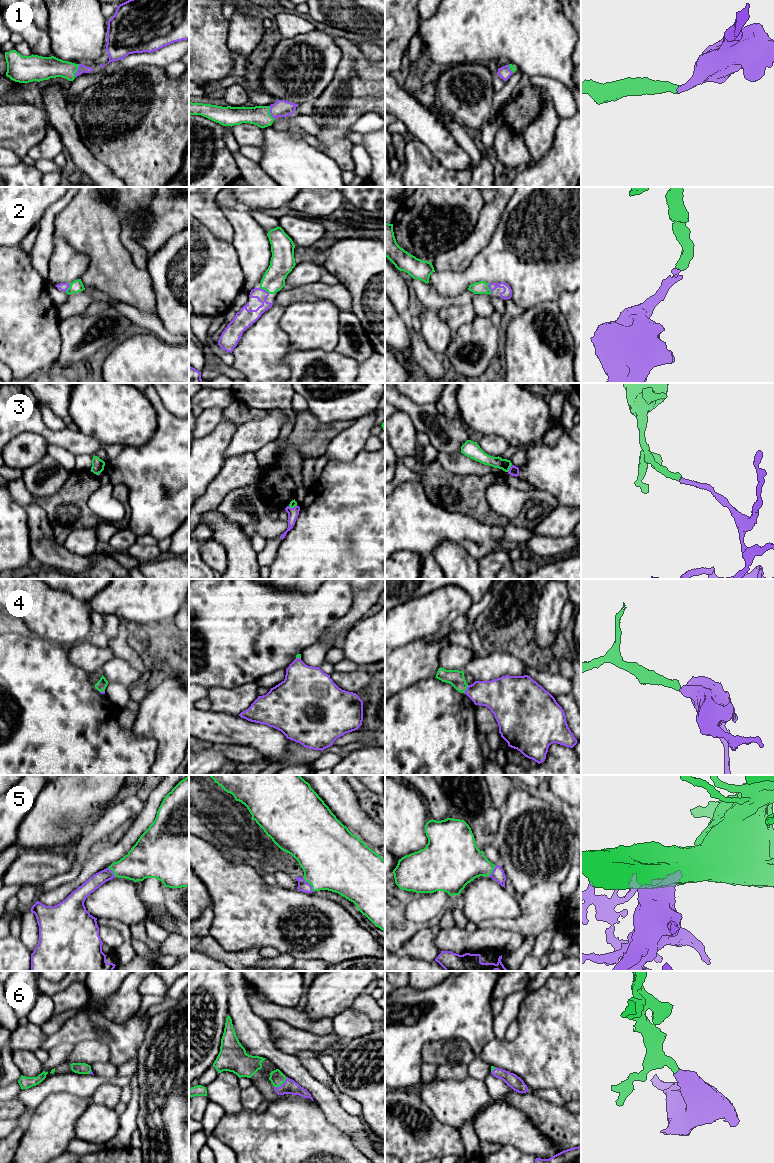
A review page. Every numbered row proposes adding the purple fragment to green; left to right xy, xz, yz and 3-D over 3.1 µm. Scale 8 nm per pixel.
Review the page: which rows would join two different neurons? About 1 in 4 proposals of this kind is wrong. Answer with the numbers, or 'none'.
none

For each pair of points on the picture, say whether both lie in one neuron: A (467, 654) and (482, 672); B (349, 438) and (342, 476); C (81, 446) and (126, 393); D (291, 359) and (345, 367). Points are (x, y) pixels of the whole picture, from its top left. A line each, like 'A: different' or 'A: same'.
A: different
B: different
C: different
D: same

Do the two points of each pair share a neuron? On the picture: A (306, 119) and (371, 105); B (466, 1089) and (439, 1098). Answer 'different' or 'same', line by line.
A: different
B: same

